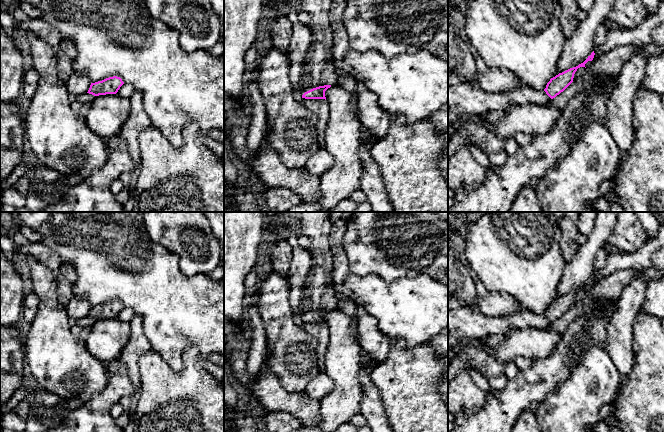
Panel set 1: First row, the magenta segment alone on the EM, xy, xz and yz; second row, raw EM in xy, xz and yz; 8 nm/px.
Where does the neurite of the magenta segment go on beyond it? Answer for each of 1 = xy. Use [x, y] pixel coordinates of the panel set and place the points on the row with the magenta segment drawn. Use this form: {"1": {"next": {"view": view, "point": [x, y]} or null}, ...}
{"1": {"next": {"view": "xy", "point": [87, 98]}}}

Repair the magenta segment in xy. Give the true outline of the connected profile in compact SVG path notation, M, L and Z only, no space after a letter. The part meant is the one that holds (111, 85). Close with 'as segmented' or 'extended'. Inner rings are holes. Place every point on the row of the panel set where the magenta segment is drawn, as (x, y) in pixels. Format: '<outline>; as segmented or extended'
M117 76L91 83L88 92L77 96L76 100L81 103L91 104L99 95L116 94L123 84L122 79Z; extended

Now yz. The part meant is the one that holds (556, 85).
M593 51L583 63L551 78L544 90L528 86L504 92L489 92L467 82L448 85L448 128L464 114L481 116L495 110L505 110L513 104L545 104L563 92L573 82L577 69L585 67L594 55Z; extended

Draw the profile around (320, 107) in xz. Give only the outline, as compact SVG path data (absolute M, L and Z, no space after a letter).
M299 98L301 103L310 111L315 113L318 117L317 131L319 135L320 148L324 148L324 132L328 125L328 118L330 115L330 108L325 99L305 99Z

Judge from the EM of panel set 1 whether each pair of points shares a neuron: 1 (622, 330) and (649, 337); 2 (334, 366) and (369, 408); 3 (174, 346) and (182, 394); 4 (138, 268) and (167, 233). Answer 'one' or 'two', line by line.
1: two
2: two
3: two
4: two

